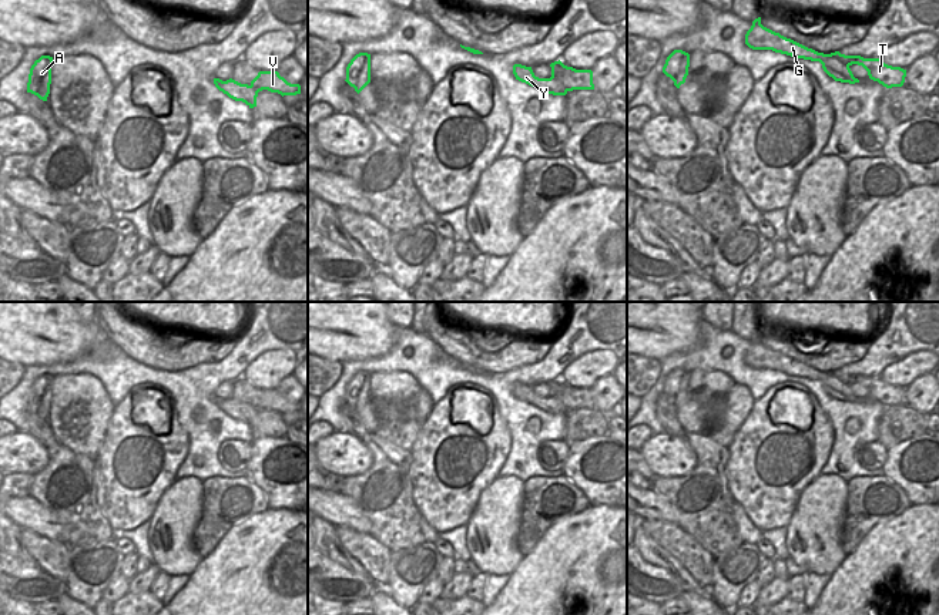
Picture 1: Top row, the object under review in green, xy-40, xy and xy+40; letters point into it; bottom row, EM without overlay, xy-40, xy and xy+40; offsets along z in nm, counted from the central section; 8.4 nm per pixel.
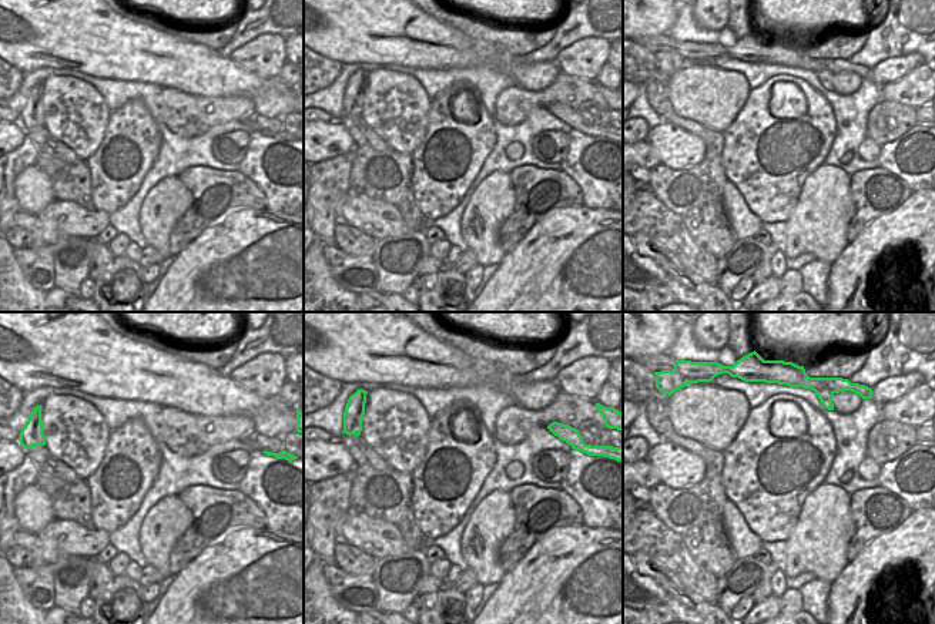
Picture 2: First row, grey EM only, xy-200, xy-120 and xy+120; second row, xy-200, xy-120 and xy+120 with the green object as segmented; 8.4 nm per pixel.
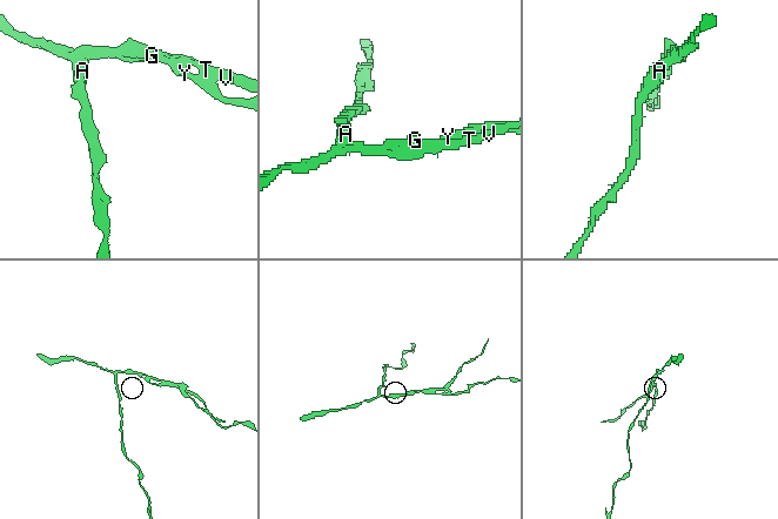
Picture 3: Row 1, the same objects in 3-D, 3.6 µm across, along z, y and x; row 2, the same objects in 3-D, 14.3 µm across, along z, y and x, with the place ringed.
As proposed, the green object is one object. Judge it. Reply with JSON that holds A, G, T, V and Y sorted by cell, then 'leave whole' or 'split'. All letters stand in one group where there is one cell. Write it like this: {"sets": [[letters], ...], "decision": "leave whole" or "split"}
{"sets": [["A", "T", "V"], ["G", "Y"]], "decision": "split"}

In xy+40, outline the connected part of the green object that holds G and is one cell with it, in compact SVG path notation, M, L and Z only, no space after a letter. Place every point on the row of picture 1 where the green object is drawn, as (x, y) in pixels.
M761 17L752 21L751 28L745 34L745 44L752 50L772 50L775 53L787 54L794 58L819 61L824 71L835 81L849 84L859 83L859 80L854 77L849 65L841 63L834 57L834 54L818 53L764 27L761 24Z

